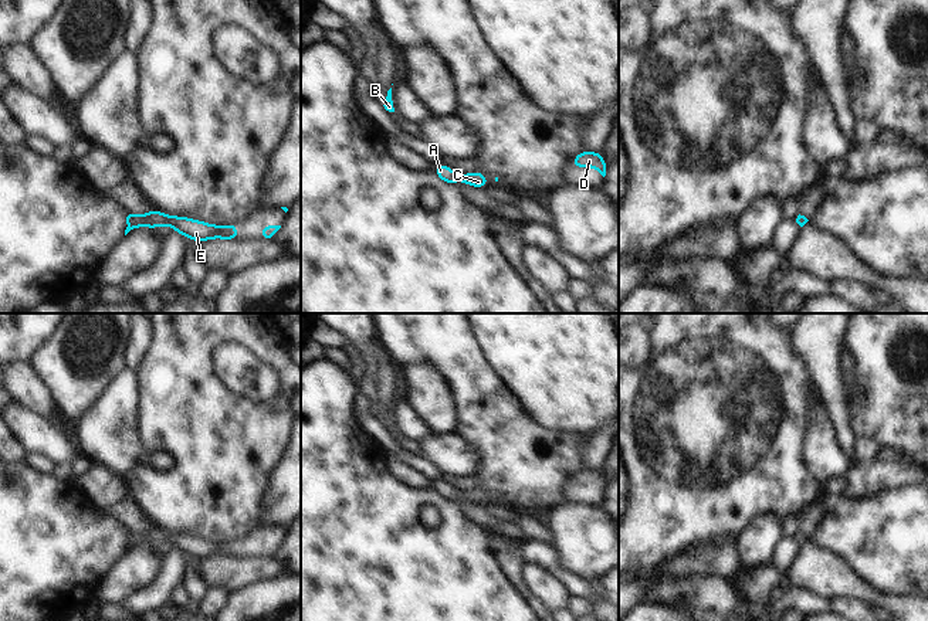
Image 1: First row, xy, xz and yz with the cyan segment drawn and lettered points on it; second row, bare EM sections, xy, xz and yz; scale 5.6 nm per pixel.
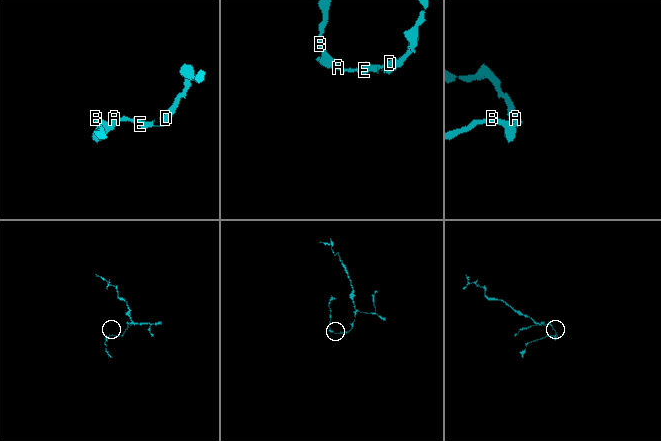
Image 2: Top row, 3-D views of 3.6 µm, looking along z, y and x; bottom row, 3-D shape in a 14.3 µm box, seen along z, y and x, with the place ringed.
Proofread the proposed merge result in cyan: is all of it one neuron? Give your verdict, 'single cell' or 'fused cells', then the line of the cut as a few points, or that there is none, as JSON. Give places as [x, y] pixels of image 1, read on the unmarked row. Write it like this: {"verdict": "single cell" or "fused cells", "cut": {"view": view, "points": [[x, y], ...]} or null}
{"verdict": "single cell", "cut": null}

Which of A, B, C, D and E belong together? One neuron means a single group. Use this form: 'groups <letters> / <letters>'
groups A B C D E

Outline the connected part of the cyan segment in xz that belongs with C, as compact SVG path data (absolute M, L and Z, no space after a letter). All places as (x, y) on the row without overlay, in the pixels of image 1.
M438 482L436 485L436 492L443 498L450 502L455 499L463 499L465 502L474 503L474 505L485 505L488 500L488 495L478 491L477 488L468 492L457 492L454 491L447 482Z

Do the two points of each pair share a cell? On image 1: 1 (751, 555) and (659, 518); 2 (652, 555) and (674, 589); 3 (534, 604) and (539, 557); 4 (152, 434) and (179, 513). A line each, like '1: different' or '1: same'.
1: different
2: different
3: different
4: same

